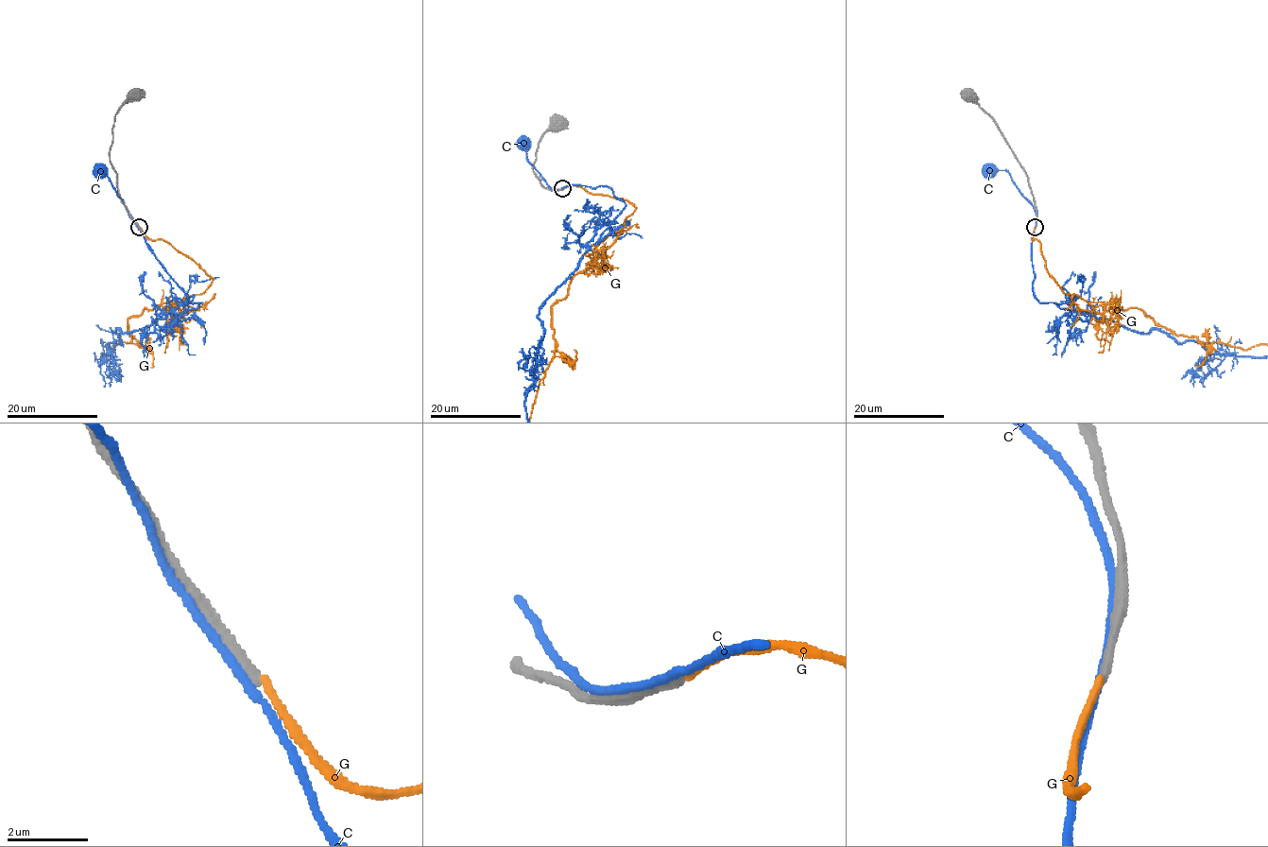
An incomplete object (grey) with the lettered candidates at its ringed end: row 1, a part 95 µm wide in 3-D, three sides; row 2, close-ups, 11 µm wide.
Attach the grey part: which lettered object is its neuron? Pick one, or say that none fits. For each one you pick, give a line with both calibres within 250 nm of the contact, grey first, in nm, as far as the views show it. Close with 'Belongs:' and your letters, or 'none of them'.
Belongs: none of them

